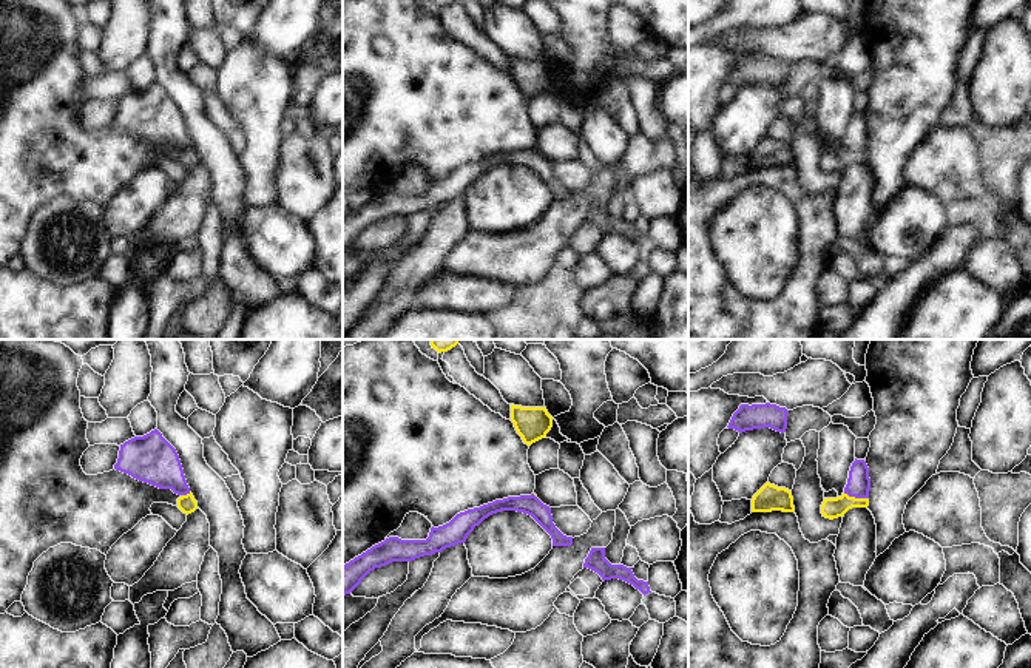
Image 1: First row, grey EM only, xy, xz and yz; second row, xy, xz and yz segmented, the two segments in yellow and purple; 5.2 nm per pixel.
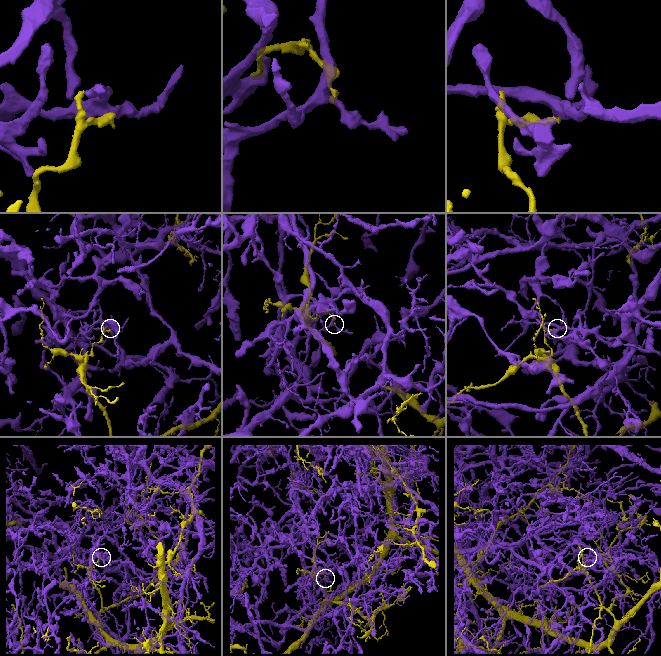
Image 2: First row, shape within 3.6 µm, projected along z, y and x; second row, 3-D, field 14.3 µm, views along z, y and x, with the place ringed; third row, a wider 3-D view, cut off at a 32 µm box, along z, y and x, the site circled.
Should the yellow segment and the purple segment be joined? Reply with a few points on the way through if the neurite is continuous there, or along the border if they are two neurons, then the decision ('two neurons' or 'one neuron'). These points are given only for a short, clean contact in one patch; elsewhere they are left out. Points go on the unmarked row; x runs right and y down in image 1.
two neurons

